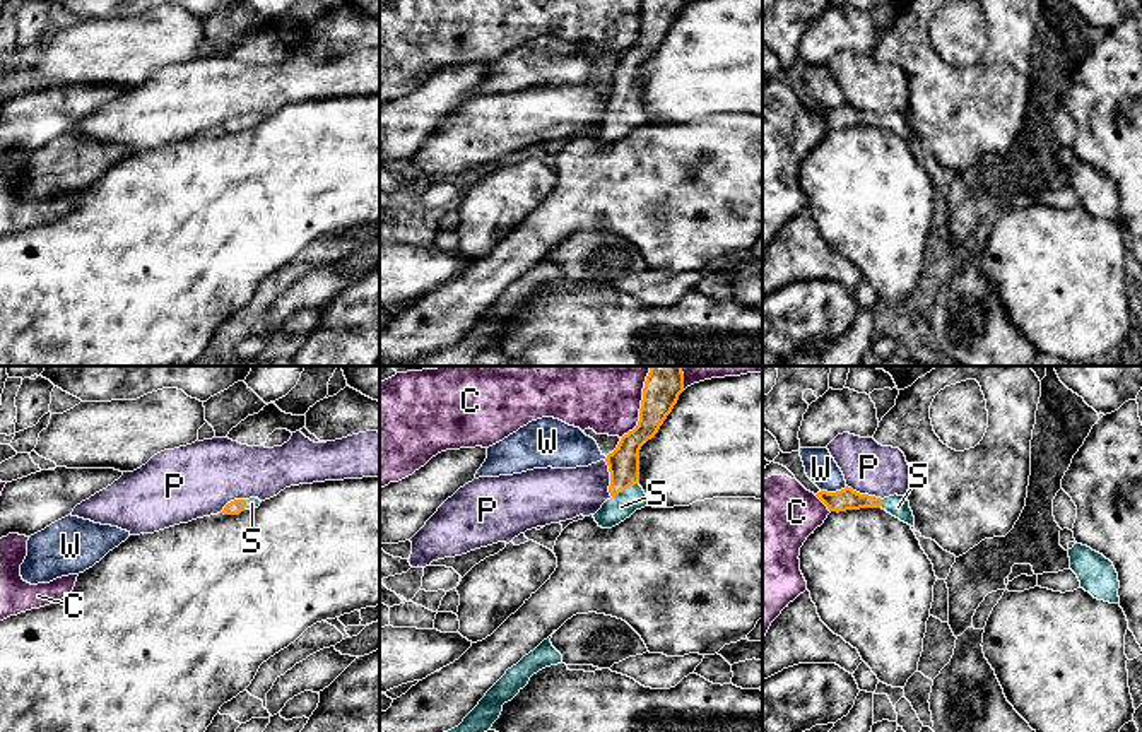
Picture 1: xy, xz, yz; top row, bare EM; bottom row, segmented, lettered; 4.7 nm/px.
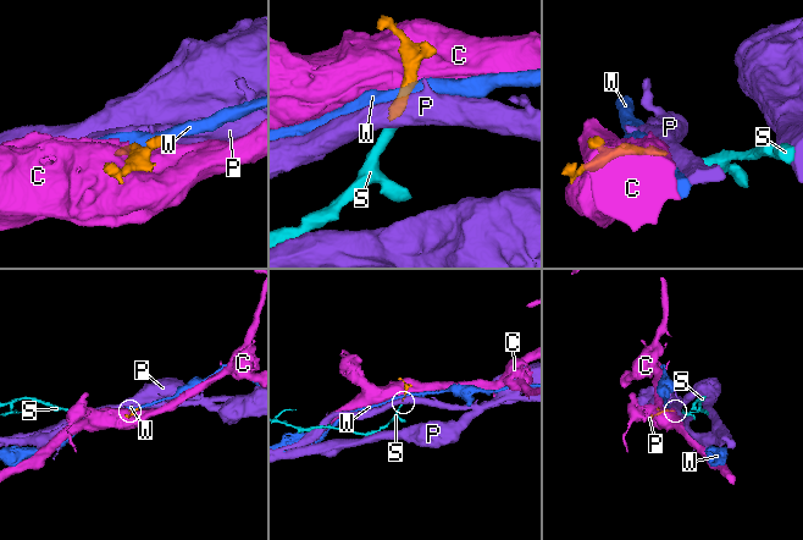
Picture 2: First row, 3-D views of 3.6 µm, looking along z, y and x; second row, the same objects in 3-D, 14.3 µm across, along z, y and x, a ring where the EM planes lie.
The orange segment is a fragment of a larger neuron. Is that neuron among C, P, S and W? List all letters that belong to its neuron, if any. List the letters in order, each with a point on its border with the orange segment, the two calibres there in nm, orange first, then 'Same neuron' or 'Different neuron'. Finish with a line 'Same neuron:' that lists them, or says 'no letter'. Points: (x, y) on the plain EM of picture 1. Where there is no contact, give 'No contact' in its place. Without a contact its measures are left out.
C: Touches orange at xz (640, 29). Thickness 160 nm (orange) against 240 nm. Different neuron
P: Touches orange at xz (611, 96). Thickness 150 nm (orange) against 240 nm. Different neuron
S: Touches orange at xz (624, 106). Thickness 150 nm (orange) against 120 nm. Same neuron
W: Touches orange at yz (833, 110). Thickness 100 nm (orange) against 150 nm. Different neuron
Same neuron: S

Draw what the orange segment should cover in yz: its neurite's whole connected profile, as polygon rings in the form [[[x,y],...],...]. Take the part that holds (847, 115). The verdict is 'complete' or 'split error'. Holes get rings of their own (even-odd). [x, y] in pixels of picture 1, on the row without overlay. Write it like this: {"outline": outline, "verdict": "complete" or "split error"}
{"outline": [[[848,103],[836,109],[821,108],[815,113],[827,123],[829,128],[882,125],[901,139],[915,144],[915,133],[909,125],[908,113],[894,111],[880,116],[875,113],[860,111]]], "verdict": "split error"}

